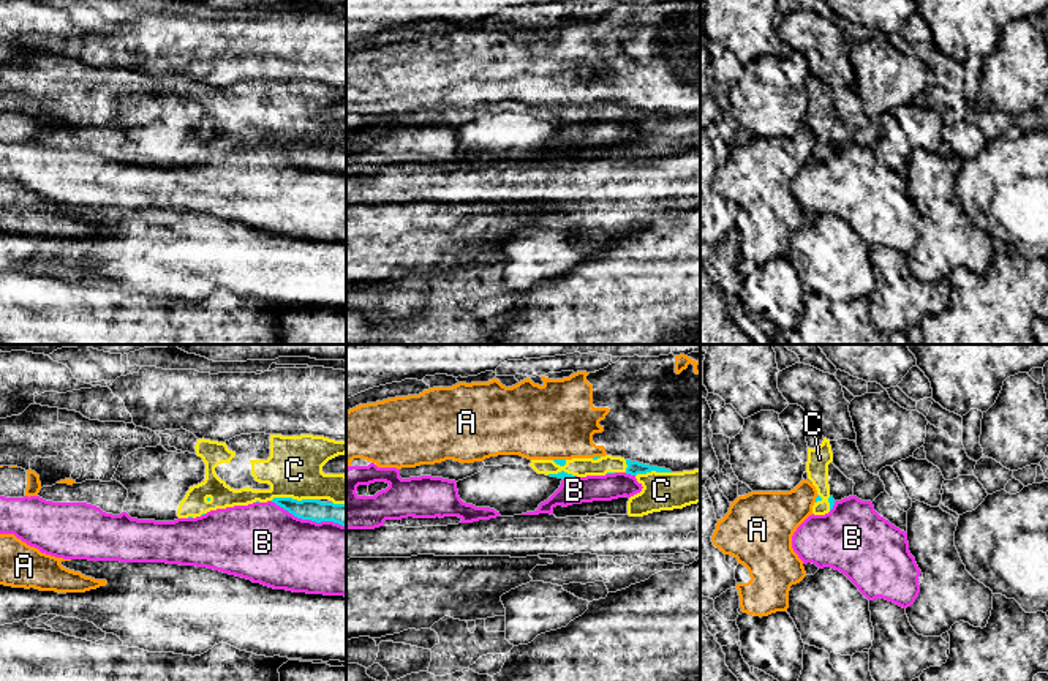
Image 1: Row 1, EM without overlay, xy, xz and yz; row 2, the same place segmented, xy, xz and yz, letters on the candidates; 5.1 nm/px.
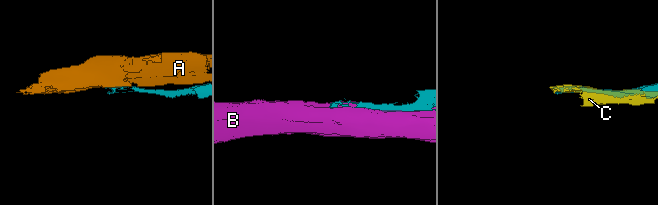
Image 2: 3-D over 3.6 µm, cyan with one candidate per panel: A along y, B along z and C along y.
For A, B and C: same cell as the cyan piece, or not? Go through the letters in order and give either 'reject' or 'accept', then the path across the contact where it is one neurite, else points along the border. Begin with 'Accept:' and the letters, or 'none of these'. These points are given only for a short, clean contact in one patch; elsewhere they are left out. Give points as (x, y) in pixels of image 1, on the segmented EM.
Accept: C
A: reject; border xz (554, 459), (565, 460)
B: reject
C: accept

